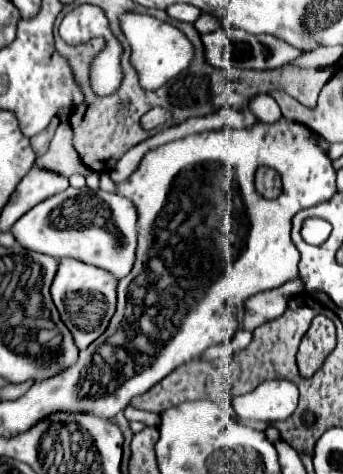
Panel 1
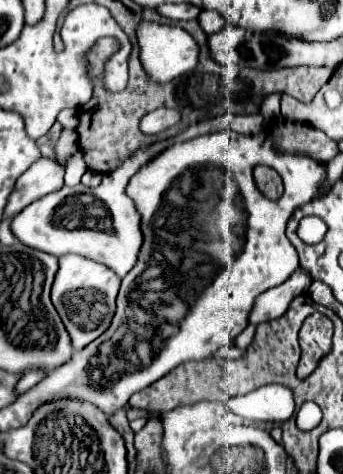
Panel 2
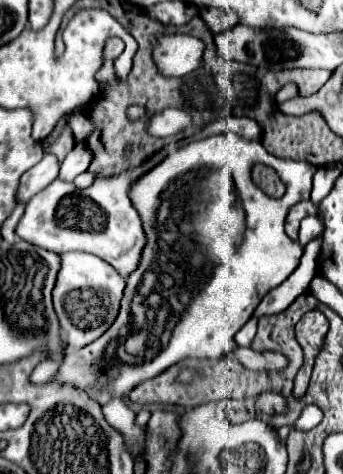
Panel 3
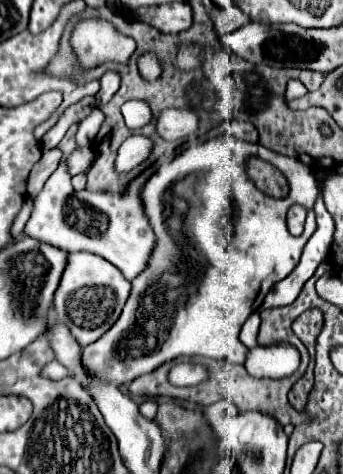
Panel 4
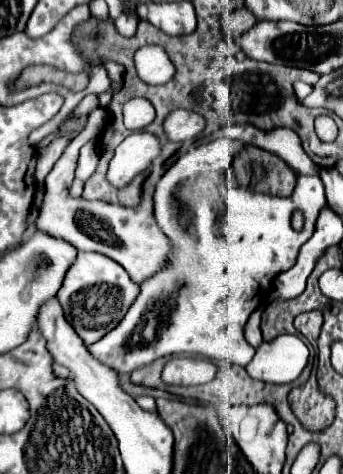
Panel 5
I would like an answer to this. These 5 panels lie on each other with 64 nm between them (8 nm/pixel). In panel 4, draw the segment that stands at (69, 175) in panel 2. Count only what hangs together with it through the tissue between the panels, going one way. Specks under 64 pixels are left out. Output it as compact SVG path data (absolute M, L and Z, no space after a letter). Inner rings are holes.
M91 147L75 149L66 160L69 173L74 176L83 173L93 156Z

